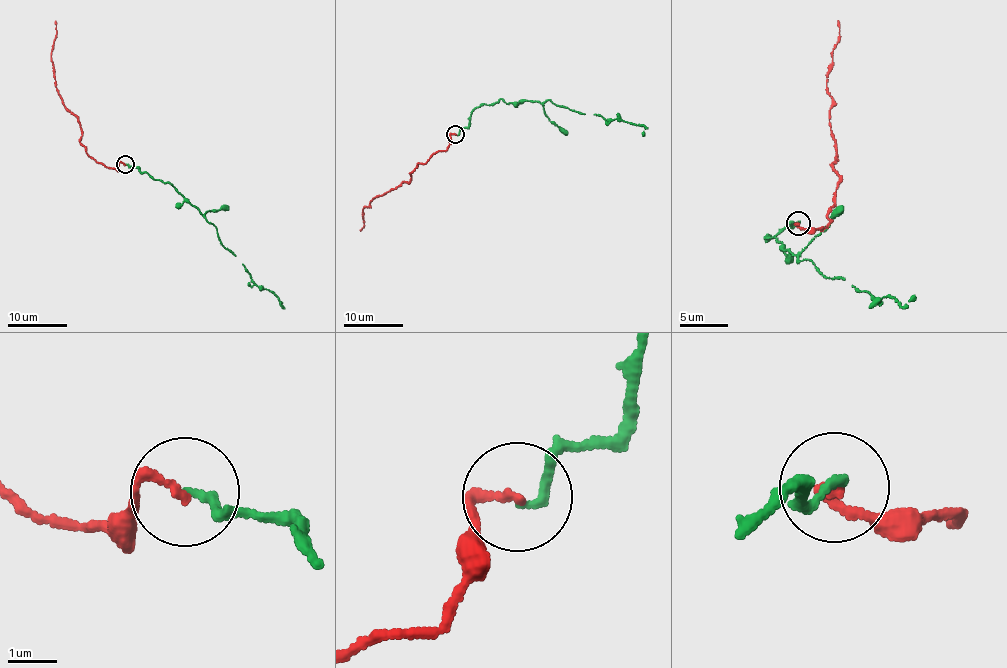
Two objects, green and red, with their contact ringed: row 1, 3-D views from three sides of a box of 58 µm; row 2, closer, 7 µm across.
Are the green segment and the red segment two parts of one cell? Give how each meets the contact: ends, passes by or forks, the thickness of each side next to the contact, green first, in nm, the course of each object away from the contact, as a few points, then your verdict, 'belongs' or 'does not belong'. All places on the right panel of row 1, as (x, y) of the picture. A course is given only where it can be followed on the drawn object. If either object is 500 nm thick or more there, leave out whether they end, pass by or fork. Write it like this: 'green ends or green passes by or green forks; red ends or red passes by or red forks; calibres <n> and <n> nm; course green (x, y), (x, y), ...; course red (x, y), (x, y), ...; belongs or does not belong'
green ends; red ends; calibres 170 and 180 nm; course green (799, 224), (768, 241), (875, 301), (887, 295), (902, 308), (915, 294); course red (797, 223), (820, 231), (832, 221), (828, 207), (839, 180), (826, 74), (837, 21); belongs

